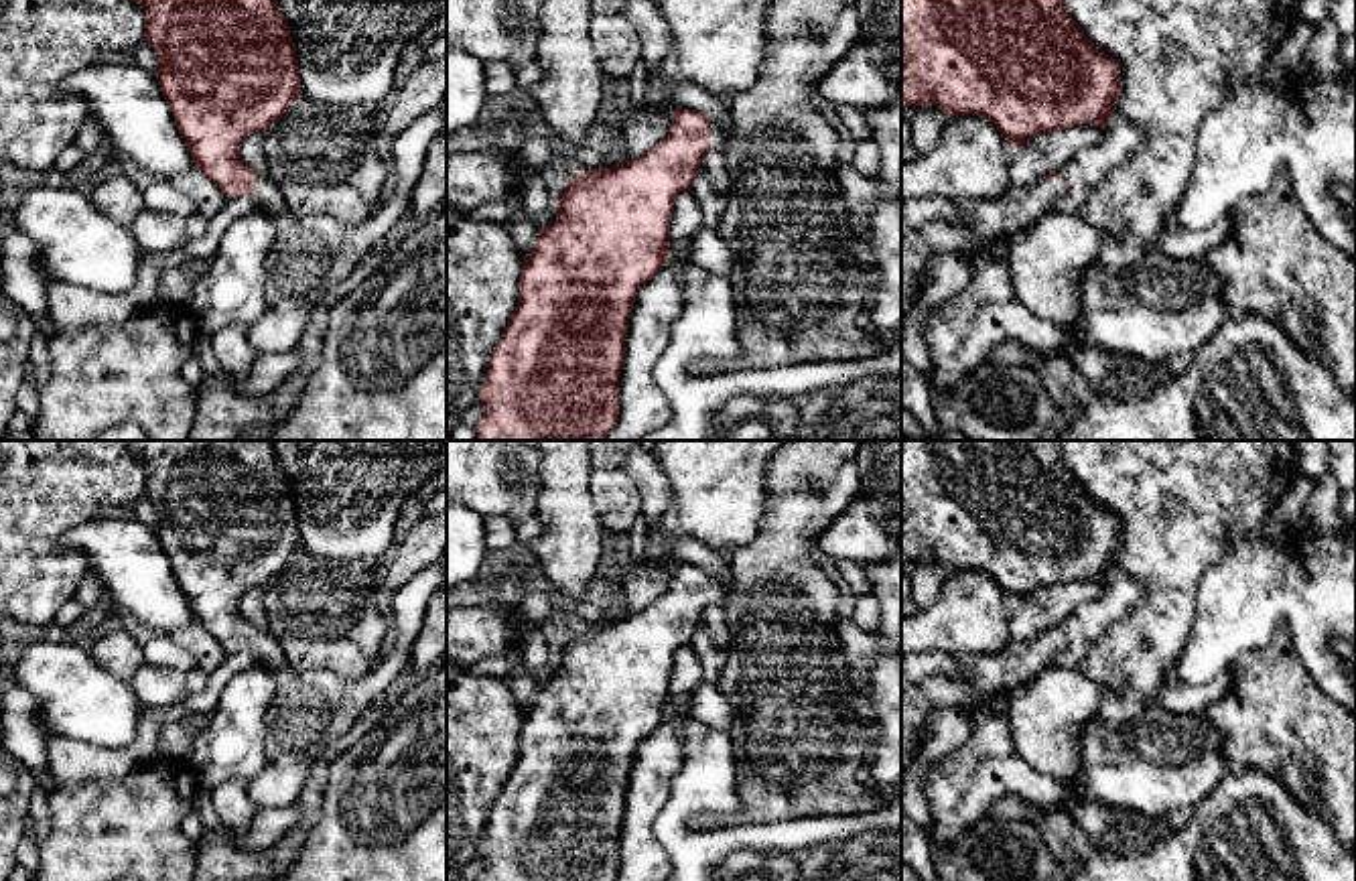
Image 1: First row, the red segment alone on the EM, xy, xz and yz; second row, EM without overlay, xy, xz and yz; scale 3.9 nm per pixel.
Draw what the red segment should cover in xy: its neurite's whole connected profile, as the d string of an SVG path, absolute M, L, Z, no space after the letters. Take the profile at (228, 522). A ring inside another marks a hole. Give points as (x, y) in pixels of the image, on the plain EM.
M126 440L126 443L128 449L144 463L144 495L158 510L158 526L154 532L173 566L177 583L191 605L195 623L201 625L207 633L211 633L227 652L248 650L256 656L258 664L268 668L272 674L276 674L278 678L286 676L288 666L282 656L280 643L266 629L260 631L258 627L254 627L240 611L240 601L250 589L268 585L300 552L296 499L290 491L288 473L282 469L278 457L272 451L272 443L270 440Z

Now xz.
M676 564L668 591L629 617L577 627L556 652L556 674L542 682L524 710L518 739L520 757L505 788L495 798L479 855L485 863L475 881L615 881L619 873L619 832L625 812L629 769L637 745L668 719L674 656L690 646L708 605L723 605L729 570L708 574L694 564Z

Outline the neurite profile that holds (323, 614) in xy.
M300 550L266 585L266 631L280 643L290 674L329 670L359 680L371 670L390 635L390 617L376 603L378 568L363 560L333 560Z

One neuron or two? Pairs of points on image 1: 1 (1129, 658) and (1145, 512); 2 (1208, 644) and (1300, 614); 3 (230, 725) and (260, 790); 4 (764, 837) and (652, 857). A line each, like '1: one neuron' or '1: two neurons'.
1: one neuron
2: one neuron
3: two neurons
4: two neurons

